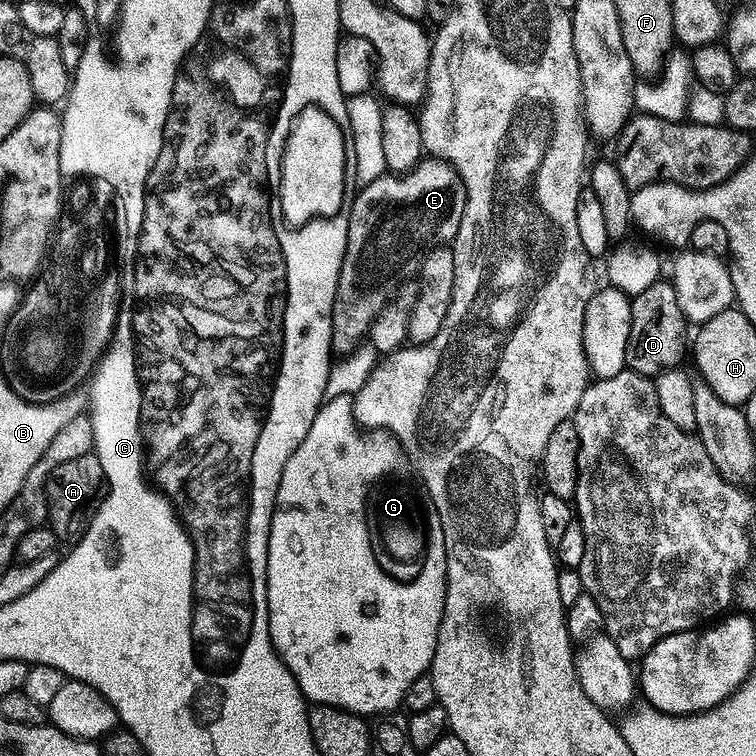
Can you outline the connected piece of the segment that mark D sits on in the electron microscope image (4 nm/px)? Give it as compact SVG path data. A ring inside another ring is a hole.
M659 278L642 293L631 297L631 303L632 317L625 354L627 371L655 378L658 373L677 367L684 352L686 354L686 344L684 348L686 321L682 314L682 306L678 306L678 294L672 283Z

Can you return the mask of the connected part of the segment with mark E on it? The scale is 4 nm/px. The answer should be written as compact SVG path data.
M435 158L421 159L405 174L382 175L357 191L332 307L332 351L337 357L349 356L360 347L380 311L392 303L402 286L419 277L424 259L435 248L451 245L463 209L460 176Z

